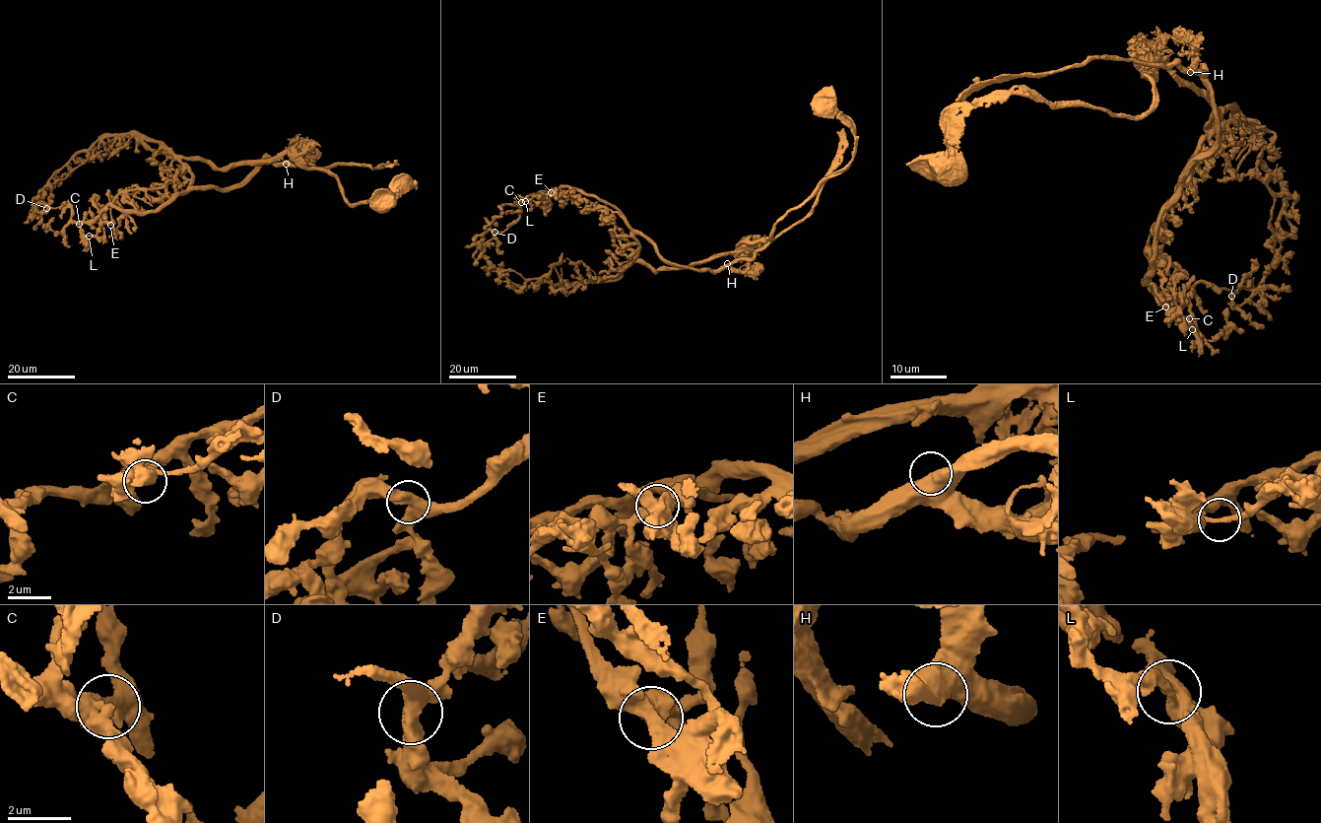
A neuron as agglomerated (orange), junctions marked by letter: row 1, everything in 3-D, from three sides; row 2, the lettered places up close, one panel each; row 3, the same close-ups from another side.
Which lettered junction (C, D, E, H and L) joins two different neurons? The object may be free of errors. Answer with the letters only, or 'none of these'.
L

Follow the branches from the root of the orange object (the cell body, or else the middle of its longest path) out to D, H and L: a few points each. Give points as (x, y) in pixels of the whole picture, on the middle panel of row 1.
D: (823, 108), (854, 151), (772, 240), (656, 271), (599, 206), (549, 189), (495, 232)
H: (823, 108), (851, 129), (850, 161), (778, 218), (772, 240), (746, 240), (745, 268), (727, 263)
L: (823, 108), (851, 129), (854, 151), (778, 218), (772, 240), (656, 271), (595, 205), (557, 188), (525, 201)

